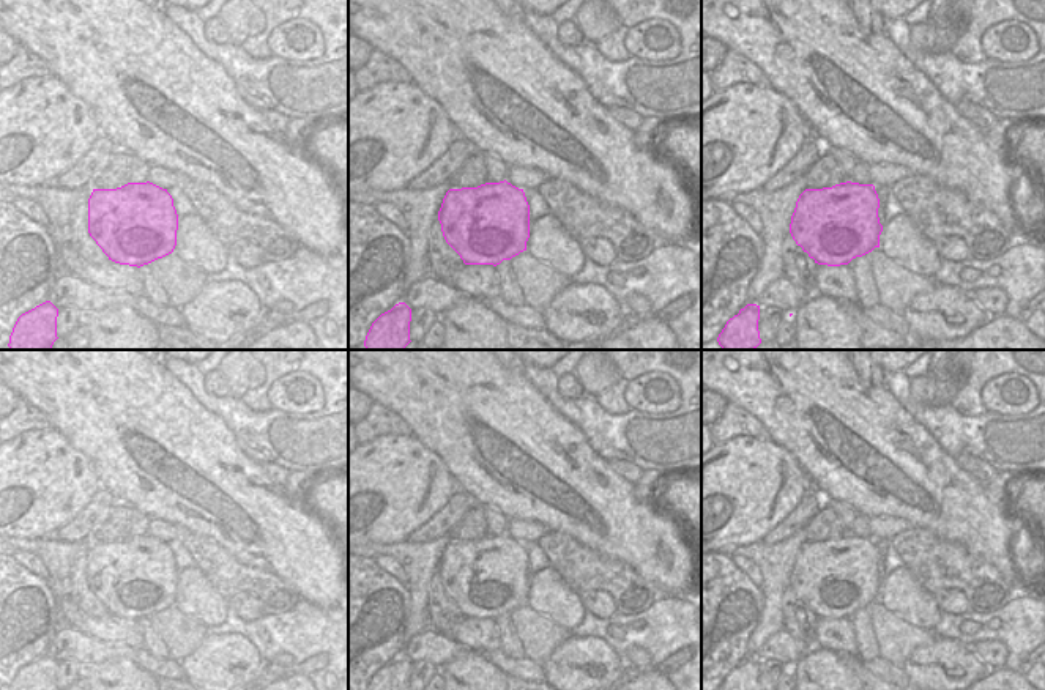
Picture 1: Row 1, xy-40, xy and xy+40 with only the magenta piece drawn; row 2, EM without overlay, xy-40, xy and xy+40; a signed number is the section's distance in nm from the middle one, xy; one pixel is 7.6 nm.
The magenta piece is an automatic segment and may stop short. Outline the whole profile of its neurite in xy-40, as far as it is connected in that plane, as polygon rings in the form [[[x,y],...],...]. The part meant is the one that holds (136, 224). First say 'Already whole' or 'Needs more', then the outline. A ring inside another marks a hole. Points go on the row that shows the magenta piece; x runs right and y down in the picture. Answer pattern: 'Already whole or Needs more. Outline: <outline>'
Already whole. Outline: [[[150,181],[93,189],[88,233],[109,260],[143,266],[173,252],[178,214],[173,198]]]

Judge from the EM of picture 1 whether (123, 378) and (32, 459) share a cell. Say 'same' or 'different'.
different

